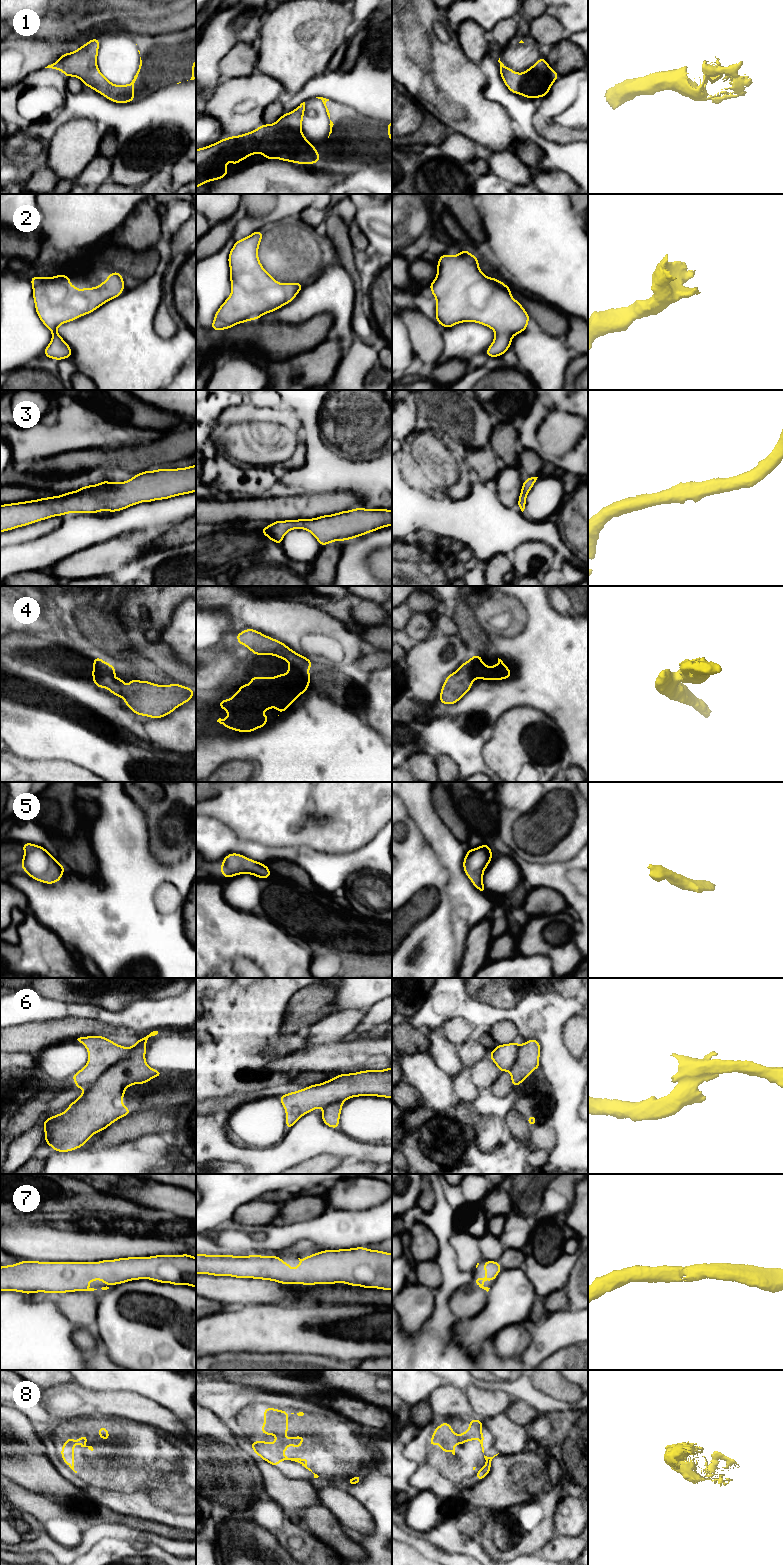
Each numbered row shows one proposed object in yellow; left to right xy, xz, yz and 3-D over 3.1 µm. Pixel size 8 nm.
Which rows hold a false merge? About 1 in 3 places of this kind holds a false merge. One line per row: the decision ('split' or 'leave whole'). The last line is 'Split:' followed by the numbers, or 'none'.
1: leave whole
2: leave whole
3: leave whole
4: leave whole
5: leave whole
6: split
7: leave whole
8: leave whole
Split: 6

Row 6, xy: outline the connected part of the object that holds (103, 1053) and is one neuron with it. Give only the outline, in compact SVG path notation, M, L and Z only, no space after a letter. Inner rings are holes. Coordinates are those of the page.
M86 1036L77 1039L88 1051L88 1062L77 1073L71 1076L75 1081L75 1089L85 1090L118 1061L126 1058L132 1047L116 1044L104 1036Z

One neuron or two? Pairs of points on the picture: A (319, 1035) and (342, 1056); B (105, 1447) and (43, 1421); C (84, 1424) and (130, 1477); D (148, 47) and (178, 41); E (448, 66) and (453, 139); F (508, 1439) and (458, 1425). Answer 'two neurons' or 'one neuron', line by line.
A: two neurons
B: two neurons
C: one neuron
D: one neuron
E: two neurons
F: two neurons

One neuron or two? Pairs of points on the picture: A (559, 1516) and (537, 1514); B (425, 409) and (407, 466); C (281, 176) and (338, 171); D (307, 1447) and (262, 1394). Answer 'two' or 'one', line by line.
A: two
B: two
C: one
D: one

